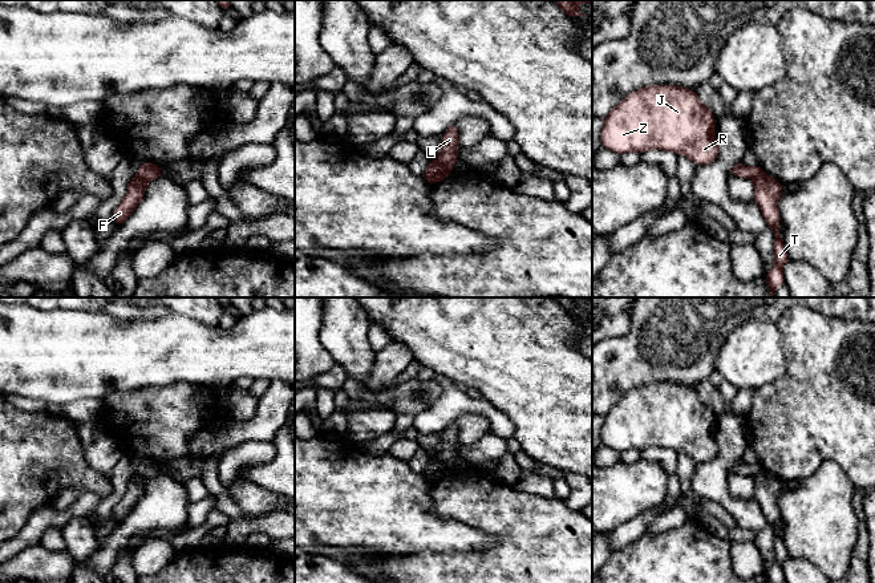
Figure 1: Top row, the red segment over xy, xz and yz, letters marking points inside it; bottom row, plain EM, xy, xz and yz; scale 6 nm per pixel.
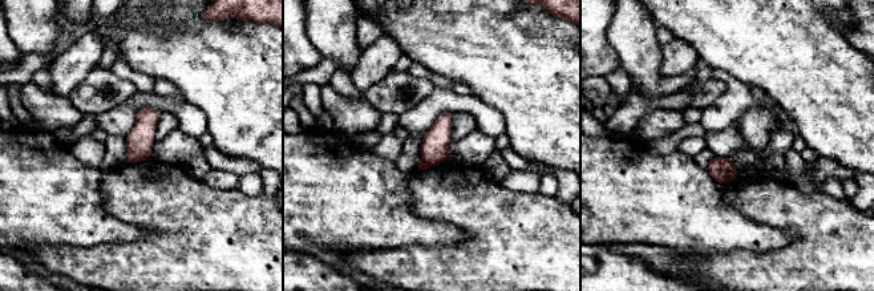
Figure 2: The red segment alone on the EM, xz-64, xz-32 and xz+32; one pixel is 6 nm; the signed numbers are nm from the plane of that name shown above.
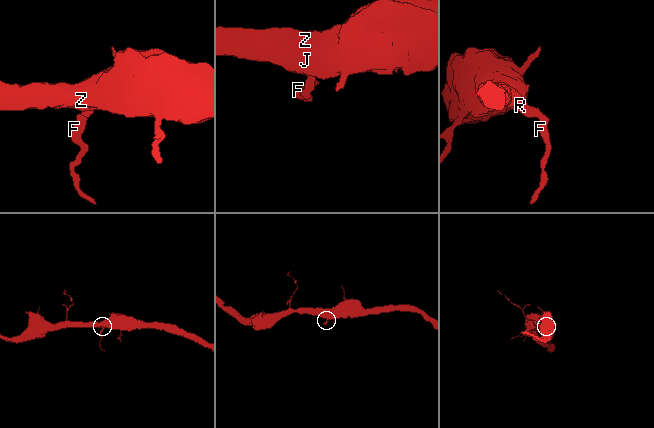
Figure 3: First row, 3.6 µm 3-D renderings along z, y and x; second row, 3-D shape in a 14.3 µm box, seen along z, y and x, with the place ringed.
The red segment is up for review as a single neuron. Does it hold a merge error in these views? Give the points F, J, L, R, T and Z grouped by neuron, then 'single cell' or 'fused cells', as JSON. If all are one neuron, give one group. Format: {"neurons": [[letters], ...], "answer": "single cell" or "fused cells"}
{"neurons": [["F", "T"], ["J", "L", "R", "Z"]], "answer": "fused cells"}

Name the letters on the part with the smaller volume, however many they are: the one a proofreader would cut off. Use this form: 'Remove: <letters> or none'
Remove: F, T

